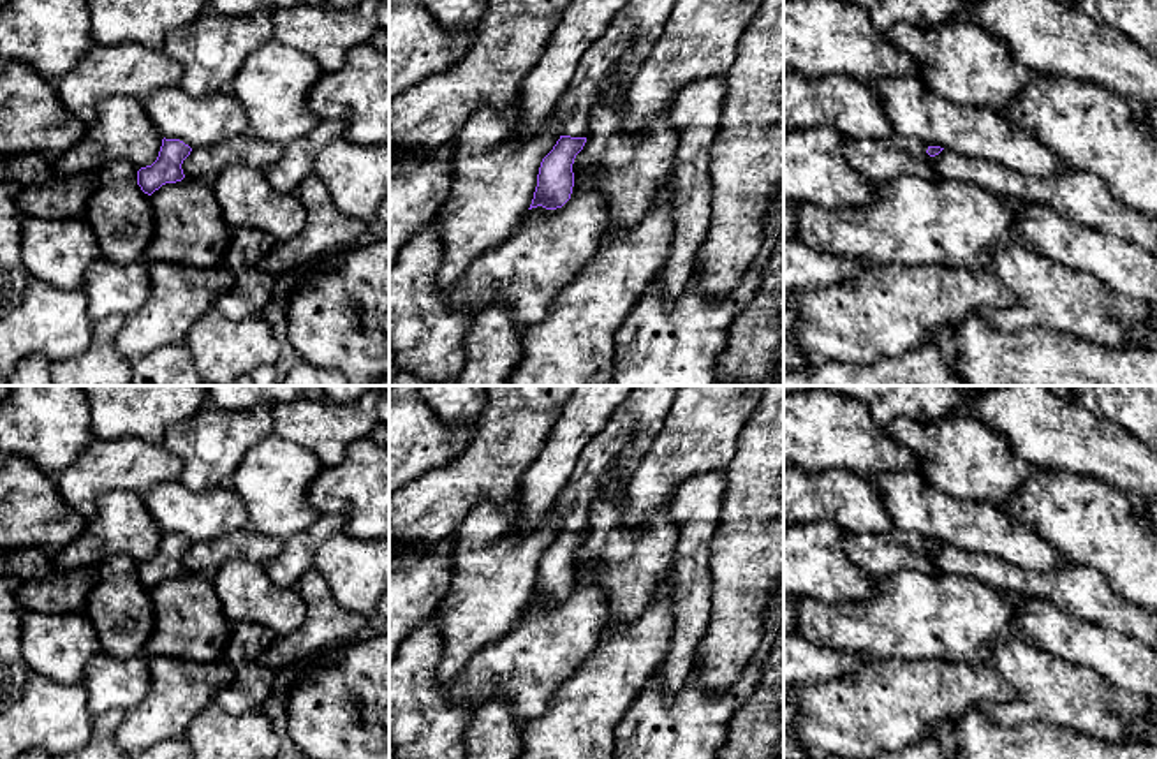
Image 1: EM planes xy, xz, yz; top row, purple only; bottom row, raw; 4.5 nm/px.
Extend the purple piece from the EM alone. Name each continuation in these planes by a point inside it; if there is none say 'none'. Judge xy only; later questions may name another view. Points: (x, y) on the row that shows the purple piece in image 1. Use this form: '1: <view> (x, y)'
none

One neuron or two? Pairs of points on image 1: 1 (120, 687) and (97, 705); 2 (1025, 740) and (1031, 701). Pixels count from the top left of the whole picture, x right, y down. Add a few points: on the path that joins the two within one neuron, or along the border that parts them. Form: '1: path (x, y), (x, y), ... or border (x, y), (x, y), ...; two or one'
1: path (115, 687), (103, 700); one
2: border (987, 715), (1004, 728), (1053, 722), (1068, 729); two

